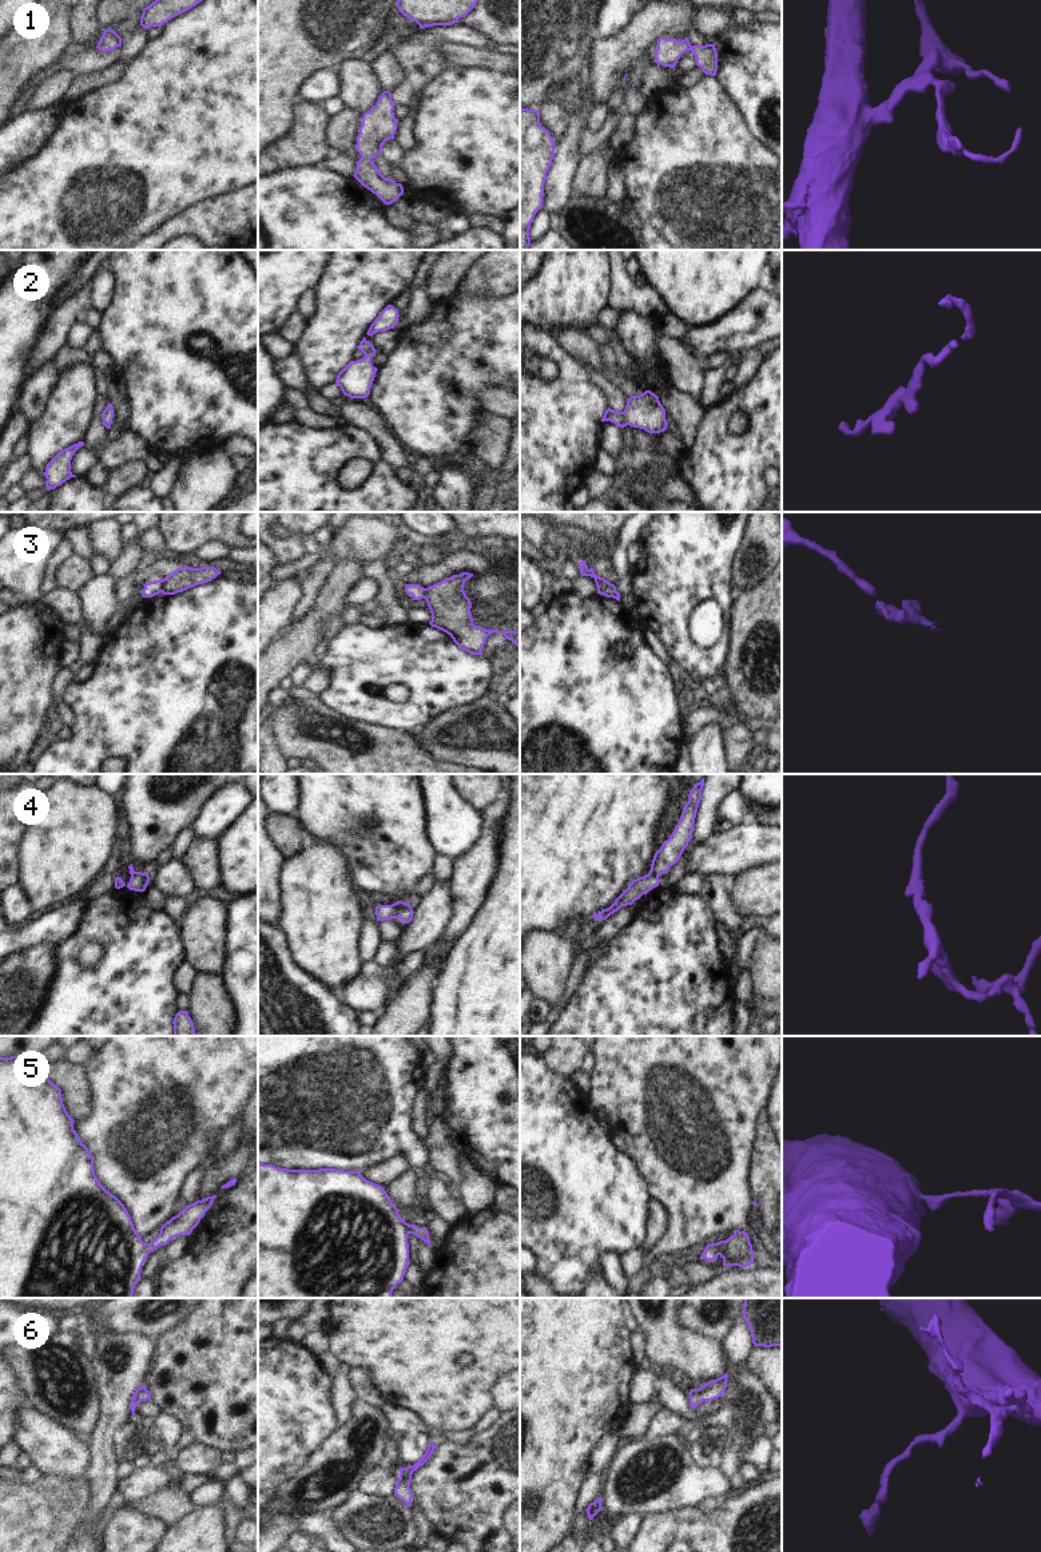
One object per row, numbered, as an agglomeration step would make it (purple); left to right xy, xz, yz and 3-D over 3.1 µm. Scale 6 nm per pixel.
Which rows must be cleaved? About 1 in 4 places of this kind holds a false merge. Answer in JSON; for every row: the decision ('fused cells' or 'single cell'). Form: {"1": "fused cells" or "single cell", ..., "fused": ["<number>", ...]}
{"1": "single cell", "2": "single cell", "3": "fused cells", "4": "fused cells", "5": "single cell", "6": "single cell", "fused": ["3", "4"]}

